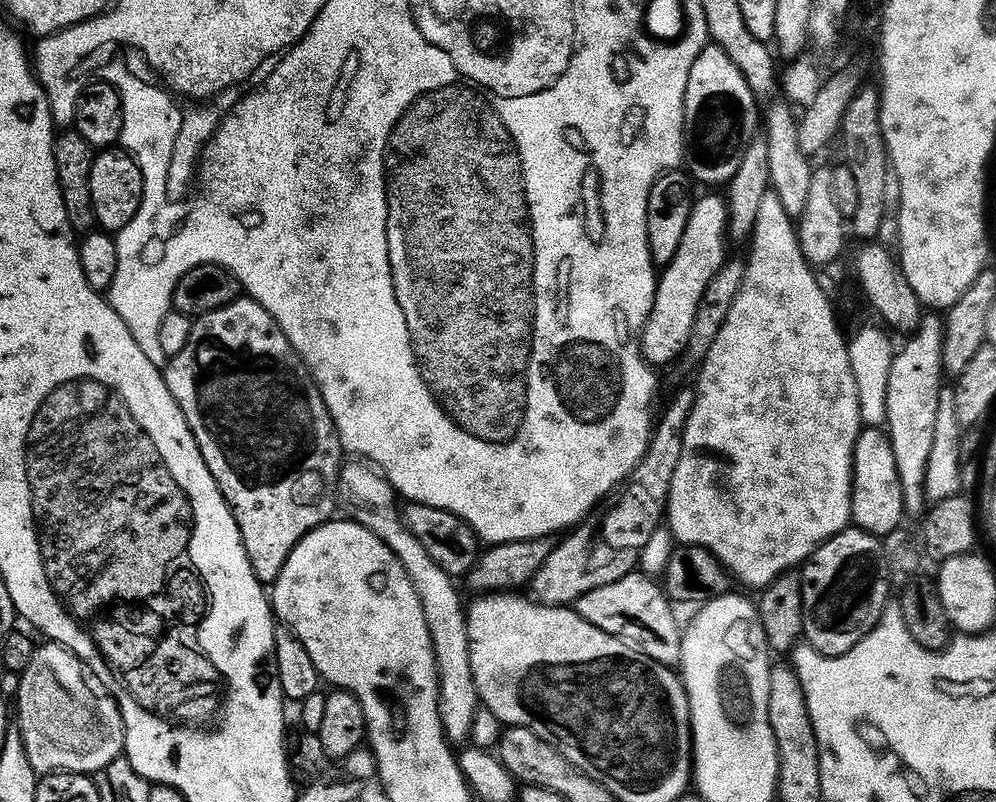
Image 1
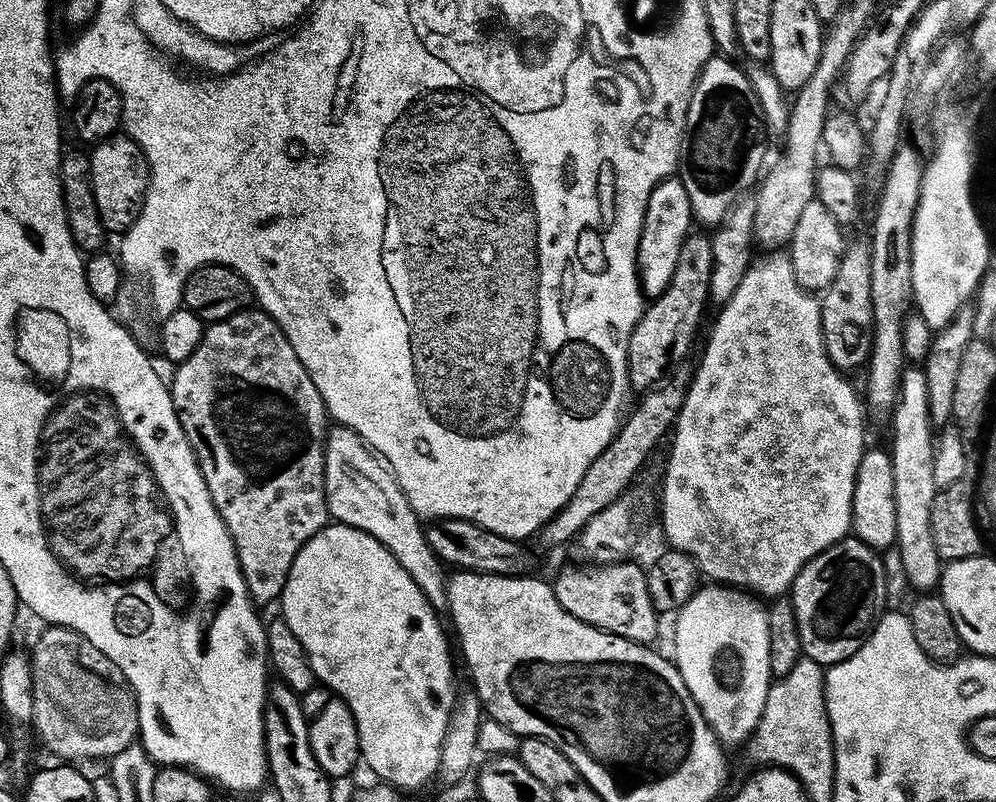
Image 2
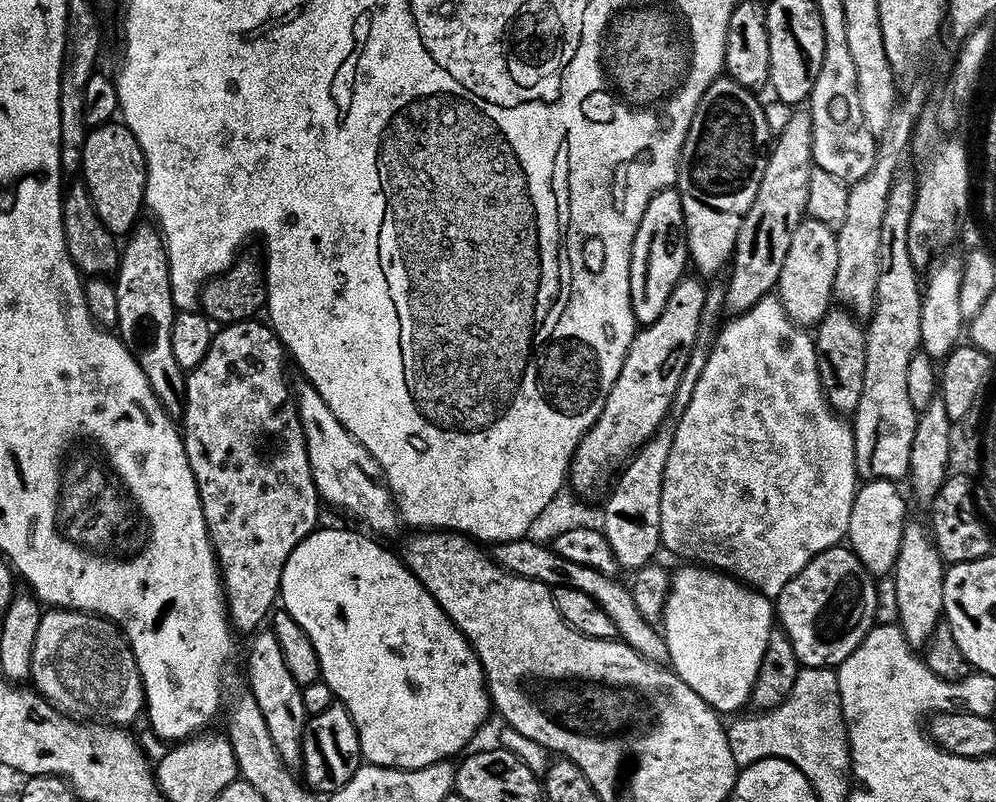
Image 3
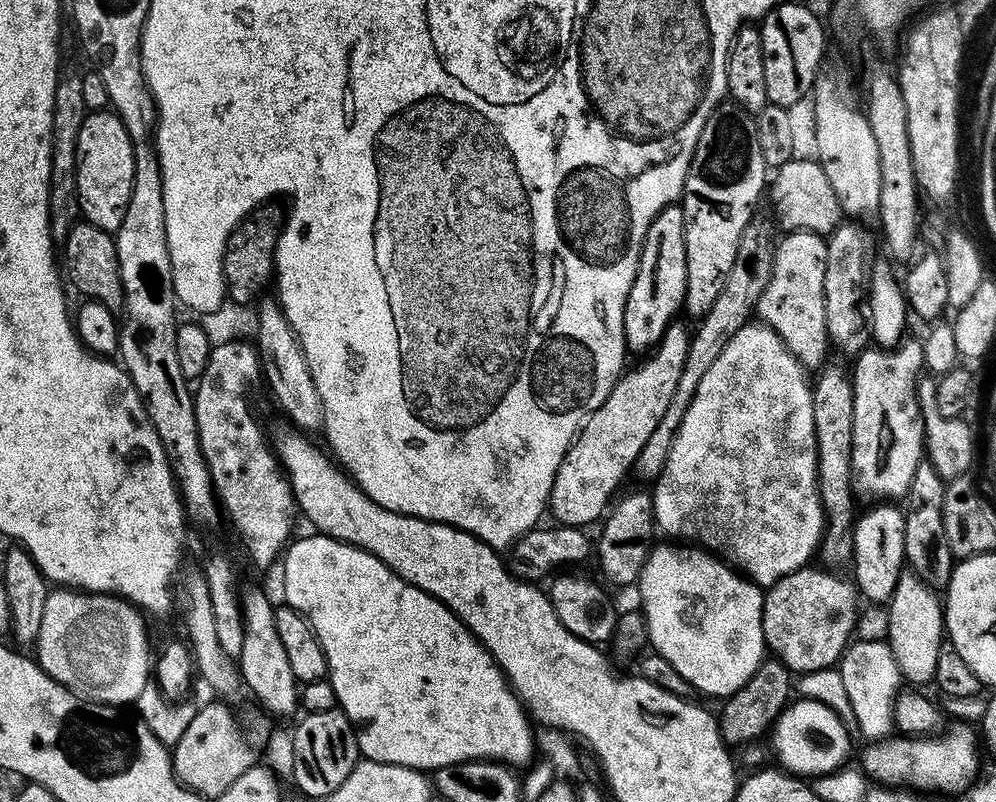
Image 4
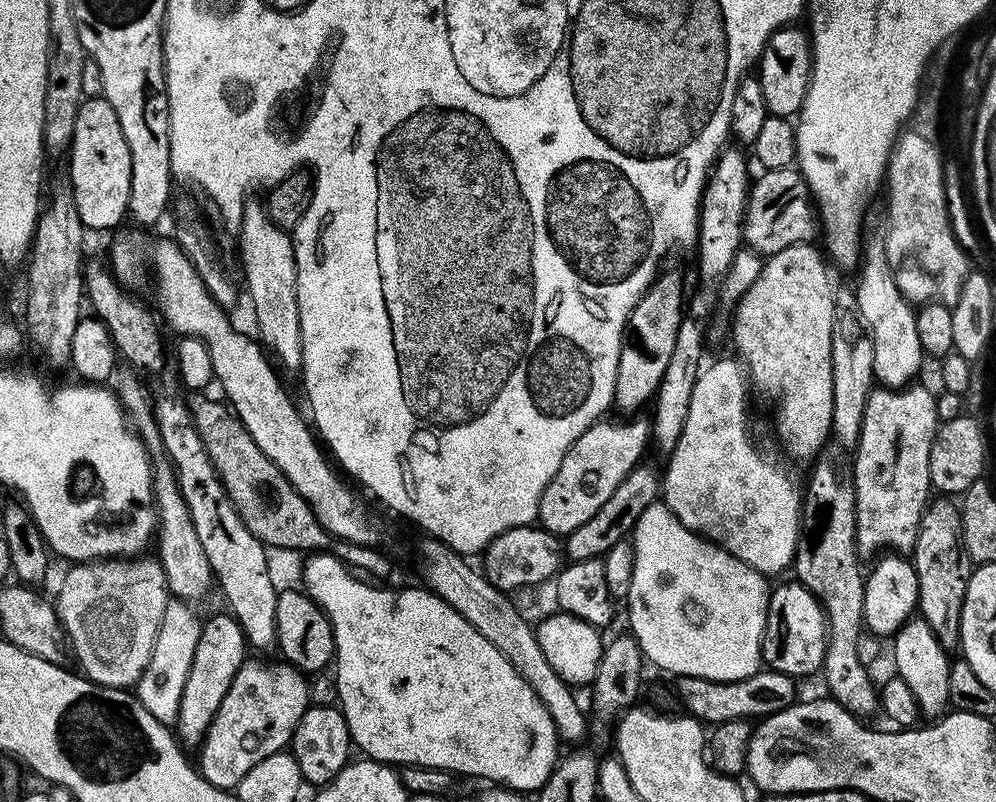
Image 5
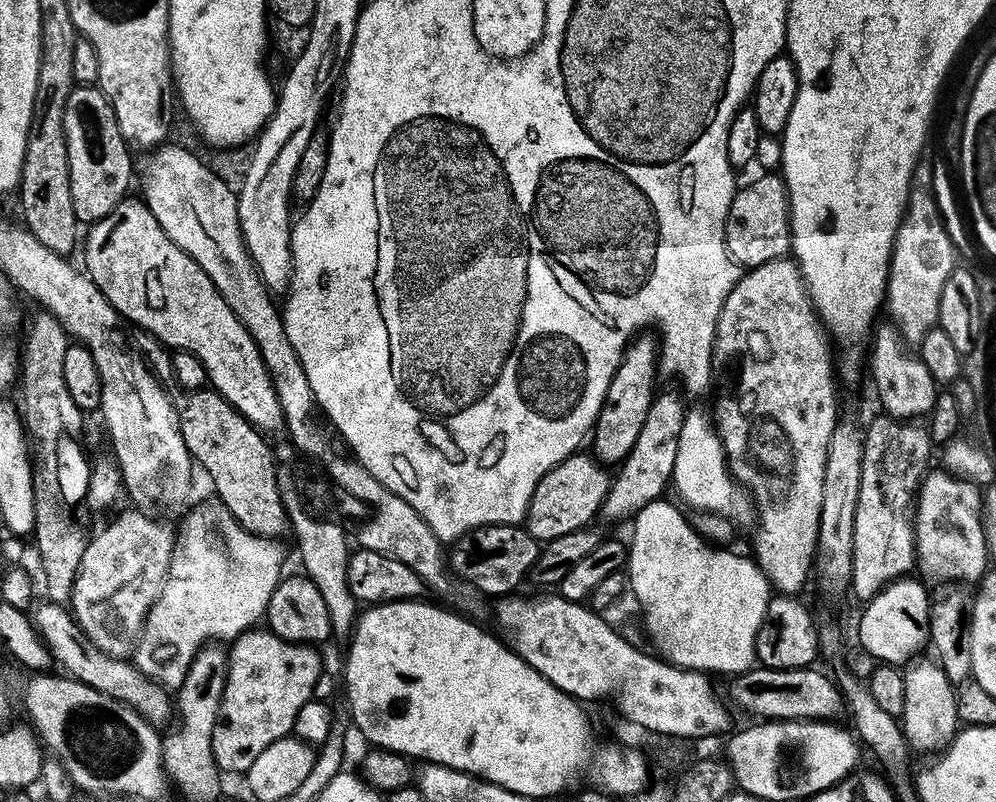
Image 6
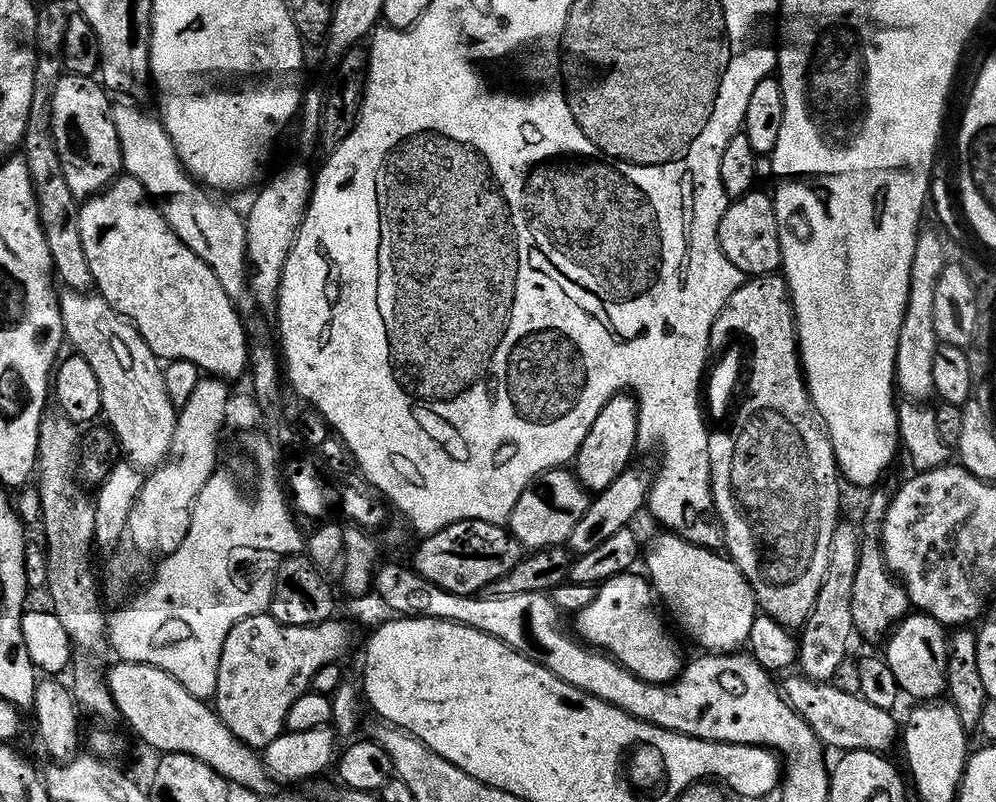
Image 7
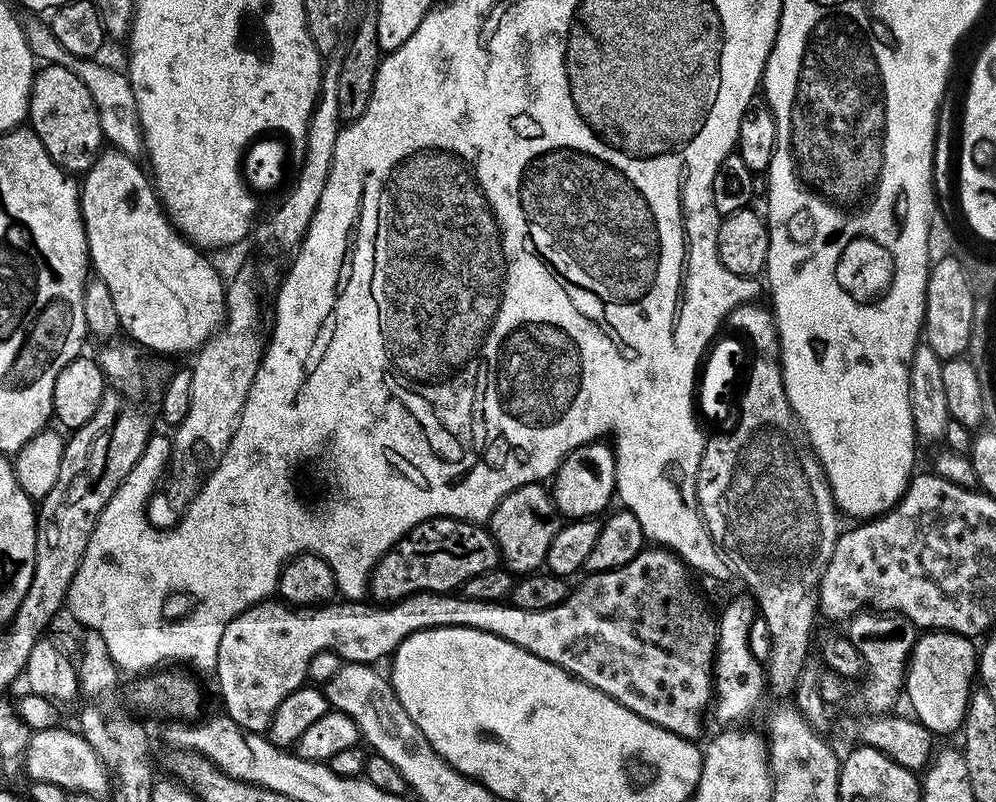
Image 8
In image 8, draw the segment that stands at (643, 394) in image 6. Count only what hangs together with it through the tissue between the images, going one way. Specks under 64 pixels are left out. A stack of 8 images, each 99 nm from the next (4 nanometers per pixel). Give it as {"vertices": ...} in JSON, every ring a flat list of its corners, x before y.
{"vertices":[[589,442,580,448,575,448,560,463,560,469,550,484,556,509,560,511,561,517,568,520,587,520,599,517,609,507,607,504,614,500,615,490,616,454,612,450,611,443,608,442]]}

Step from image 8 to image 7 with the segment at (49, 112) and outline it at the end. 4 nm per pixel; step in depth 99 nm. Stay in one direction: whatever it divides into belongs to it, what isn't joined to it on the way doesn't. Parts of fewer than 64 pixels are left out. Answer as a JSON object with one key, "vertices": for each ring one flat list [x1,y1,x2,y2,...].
{"vertices":[[65,71,58,78,50,98,50,114,52,115,52,137,58,150,58,158,62,166,62,174,66,178,66,186,70,186,73,197,87,198,96,195,108,187,122,172,122,150,118,146,118,130,114,130,112,104,108,100,109,93,103,83,95,75,83,76]]}

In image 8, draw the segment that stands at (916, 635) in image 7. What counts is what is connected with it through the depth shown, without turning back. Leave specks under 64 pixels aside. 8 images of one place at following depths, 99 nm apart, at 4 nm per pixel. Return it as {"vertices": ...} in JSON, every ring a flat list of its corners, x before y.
{"vertices":[[928,630,923,634,917,635,916,644,912,647,912,656,908,659,908,675,904,678,904,692,907,695,912,695,912,704,916,707,914,712,915,719,924,724,925,727,933,734,939,734,939,732,953,732,953,734,959,733,960,726,964,722,964,715,966,714,966,706,968,705,968,699,972,697,974,691,974,685,972,685,972,679,975,681,978,676,978,648,976,648,971,639,966,636,960,636,956,632,942,632,939,630]]}

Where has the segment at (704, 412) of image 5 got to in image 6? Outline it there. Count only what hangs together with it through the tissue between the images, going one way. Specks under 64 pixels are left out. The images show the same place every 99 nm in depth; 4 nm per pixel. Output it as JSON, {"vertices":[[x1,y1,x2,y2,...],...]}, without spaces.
{"vertices":[[689,411,684,417,682,434,678,438,678,458,674,458,674,474,671,487,696,512,715,512,718,516,744,520,748,512,744,509,746,496,728,471,728,460,724,456,724,443,713,421,704,412]]}

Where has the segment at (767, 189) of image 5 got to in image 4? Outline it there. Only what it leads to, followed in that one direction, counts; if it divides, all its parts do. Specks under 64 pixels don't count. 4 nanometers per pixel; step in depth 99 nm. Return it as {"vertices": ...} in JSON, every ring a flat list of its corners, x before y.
{"vertices":[[793,158,780,168,775,169,776,181,771,181,772,211,775,223,785,233,817,232,827,237,842,223,842,213,838,194,834,194,834,186,830,186,830,178,826,178,826,170,822,170,820,161,815,158,800,160]]}

